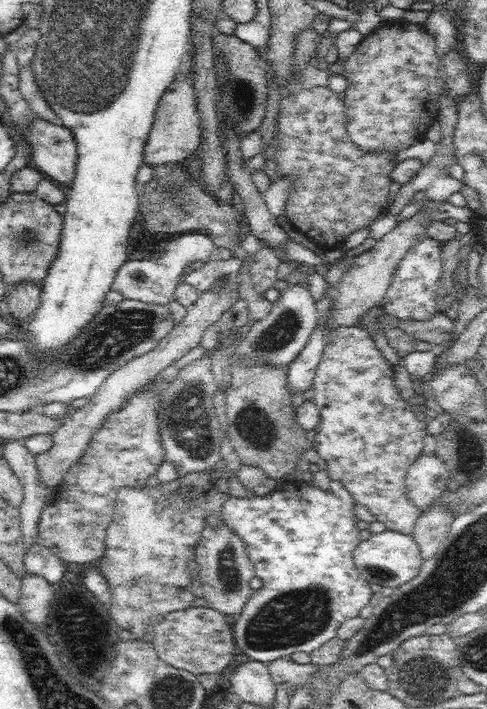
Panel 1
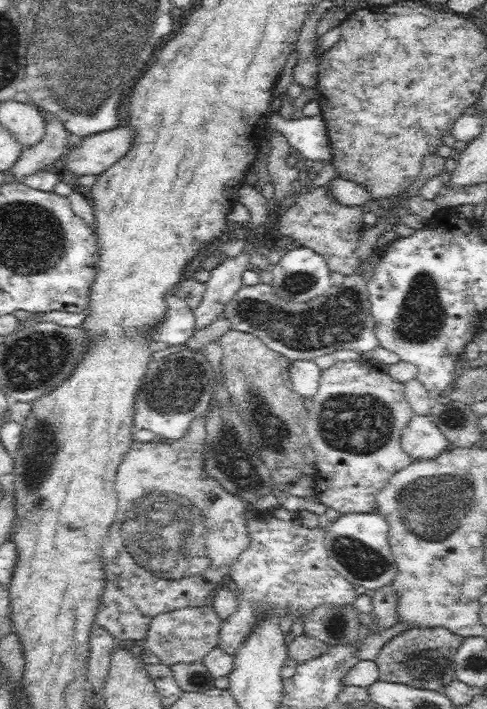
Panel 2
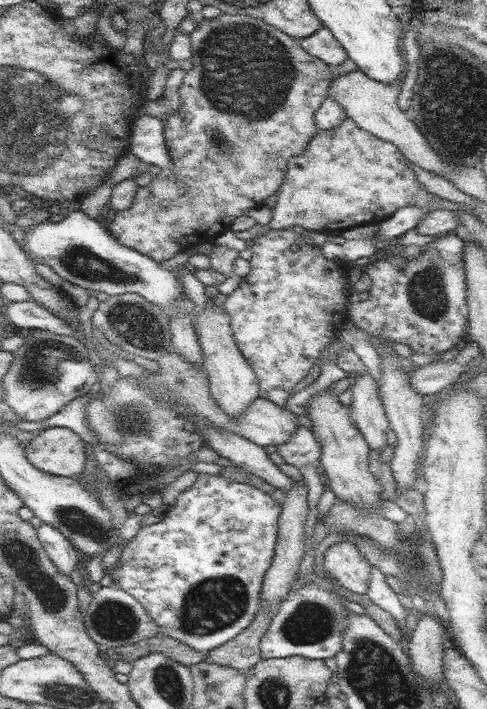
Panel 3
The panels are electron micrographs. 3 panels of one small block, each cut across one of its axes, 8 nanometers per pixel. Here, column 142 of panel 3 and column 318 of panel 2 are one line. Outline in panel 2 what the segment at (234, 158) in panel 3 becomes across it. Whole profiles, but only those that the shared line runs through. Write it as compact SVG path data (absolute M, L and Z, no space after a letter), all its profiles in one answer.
M325 186L320 189L298 193L294 204L283 209L277 227L282 235L293 238L299 246L314 249L326 260L331 272L340 272L345 276L355 273L360 264L356 250L364 226L364 207L340 204Z

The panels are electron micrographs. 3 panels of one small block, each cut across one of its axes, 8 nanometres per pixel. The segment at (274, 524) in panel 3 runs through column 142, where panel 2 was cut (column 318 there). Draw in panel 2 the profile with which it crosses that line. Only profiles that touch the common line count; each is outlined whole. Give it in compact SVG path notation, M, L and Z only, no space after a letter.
M282 505L260 514L249 510L247 529L250 546L232 564L230 578L237 584L236 612L220 624L218 646L234 655L256 624L256 608L271 608L277 618L286 614L306 616L320 604L353 605L356 600L354 585L329 566L324 543L326 528L307 528L302 525L298 511L289 511Z

